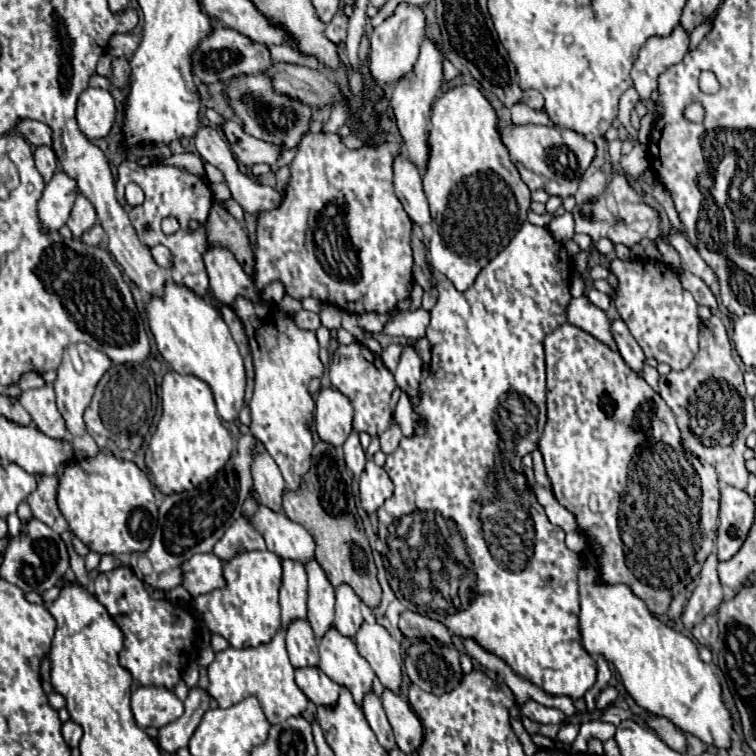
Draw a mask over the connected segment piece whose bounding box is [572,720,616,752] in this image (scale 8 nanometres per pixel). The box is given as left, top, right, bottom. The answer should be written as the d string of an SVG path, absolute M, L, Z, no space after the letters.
M600 720L582 722L580 734L578 734L576 742L572 744L572 748L574 748L576 752L586 752L586 742L588 742L588 738L598 738L598 740L606 742L606 740L612 738L614 732L616 732L616 726L606 724L606 722L600 722Z

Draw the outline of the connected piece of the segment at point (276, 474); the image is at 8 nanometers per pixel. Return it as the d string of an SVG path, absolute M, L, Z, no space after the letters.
M258 440L252 450L252 480L254 480L254 492L260 498L260 502L264 502L264 506L272 510L282 512L282 492L286 488L286 482L272 456Z

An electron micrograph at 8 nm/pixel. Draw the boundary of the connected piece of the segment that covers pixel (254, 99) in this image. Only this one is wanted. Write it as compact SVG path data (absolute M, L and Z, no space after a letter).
M242 74L242 76L234 76L226 80L224 84L226 84L224 98L228 106L234 110L246 134L270 144L278 144L284 152L284 150L294 148L300 142L300 138L308 132L312 114L316 112L316 108L302 104L300 100L294 100L286 94L278 94L268 74Z

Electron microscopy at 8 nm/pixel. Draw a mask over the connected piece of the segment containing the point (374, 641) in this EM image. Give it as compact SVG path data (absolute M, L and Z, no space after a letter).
M364 620L354 640L358 652L368 660L370 668L380 678L380 682L392 692L398 692L402 682L402 646L398 638L394 638L378 622L368 624Z

